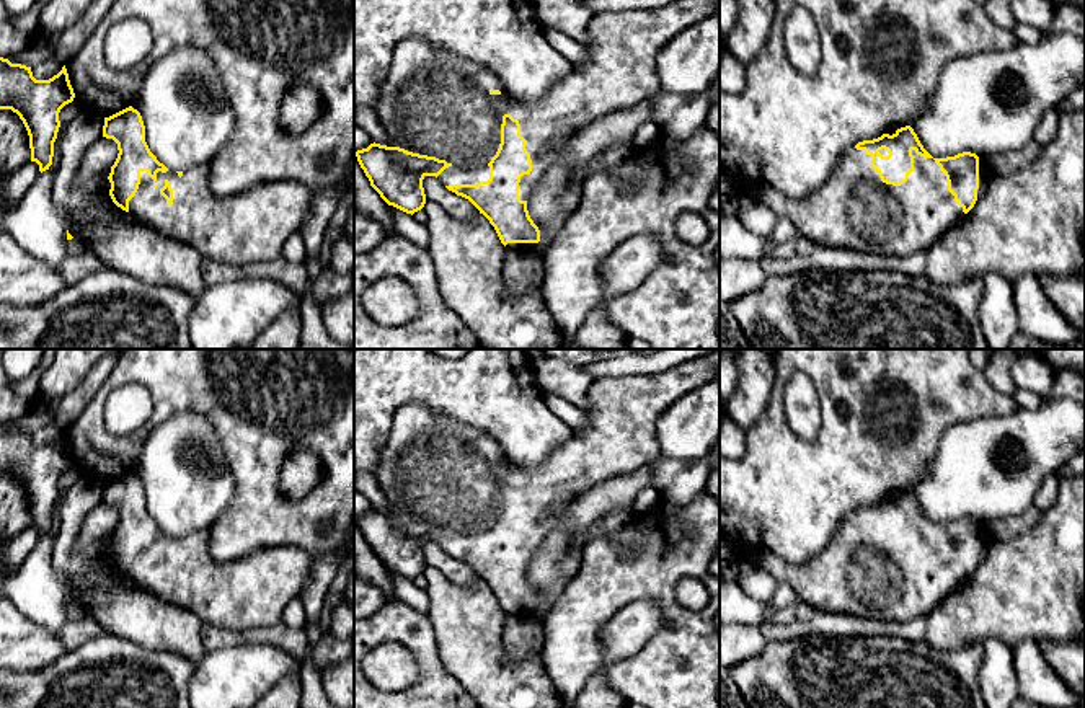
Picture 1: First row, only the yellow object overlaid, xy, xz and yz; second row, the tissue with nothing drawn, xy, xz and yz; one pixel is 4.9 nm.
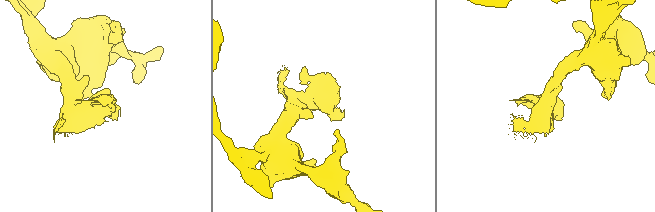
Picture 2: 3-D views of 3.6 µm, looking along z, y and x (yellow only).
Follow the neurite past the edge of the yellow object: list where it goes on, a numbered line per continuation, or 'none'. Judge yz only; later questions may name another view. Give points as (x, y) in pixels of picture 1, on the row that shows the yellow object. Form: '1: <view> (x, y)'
1: yz (854, 209)

